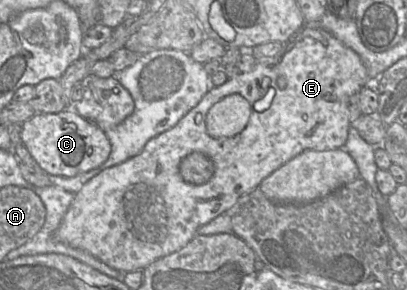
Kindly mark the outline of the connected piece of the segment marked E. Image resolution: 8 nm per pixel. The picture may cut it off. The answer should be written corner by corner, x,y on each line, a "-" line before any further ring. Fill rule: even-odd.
303,27
298,33
283,43
281,51
276,56
266,60
257,60
254,67
249,72
240,73
235,77
227,79
224,84
212,87
202,97
199,103
182,117
175,126
150,139
139,154
120,164
104,169
98,175
87,181
75,194
72,204
64,215
60,226
55,231
55,238
67,245
89,252
94,257
120,272
143,271
154,261
176,252
187,245
197,234
198,229
202,225
207,224
218,215
224,213
227,209
232,207
242,195
259,187
264,178
295,156
306,150
325,151
342,148
348,139
348,132
351,126
348,100
353,94
359,93
360,90
368,84
372,84
372,82
369,79
367,68
355,51
346,47
330,32
323,28
-
269,88
275,90
275,96
270,107
263,112
253,110
252,106
254,103
261,99
-
231,94
240,94
250,103
251,115
249,121
244,130
234,137
213,138
206,130
207,113
215,103
-
197,114
202,116
201,122
198,124
195,122

